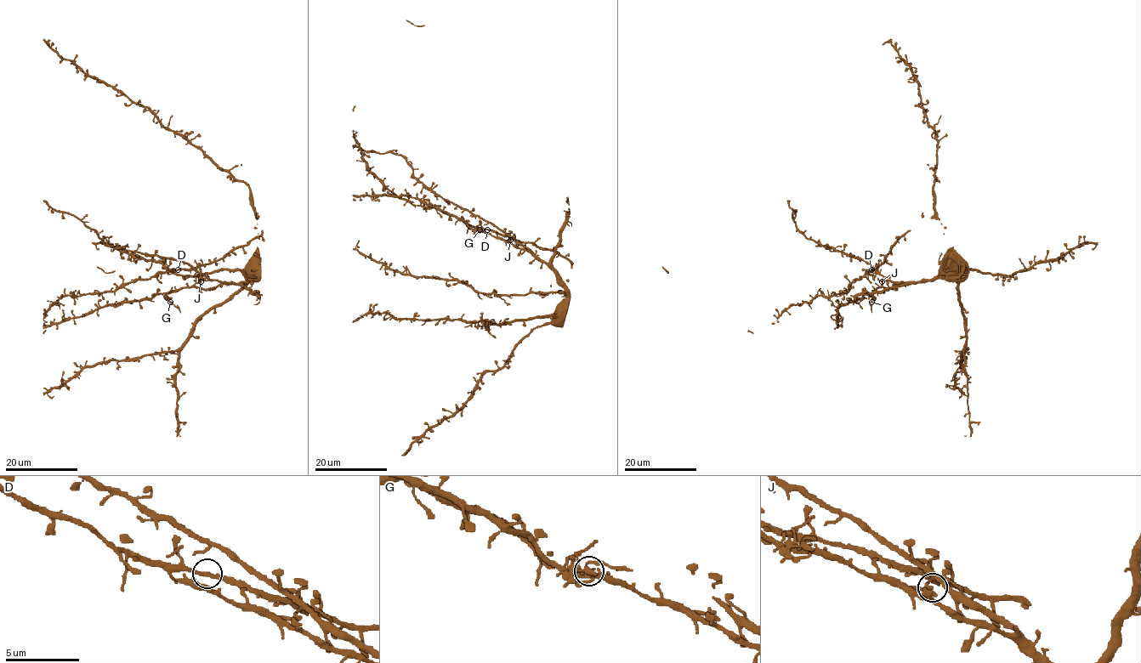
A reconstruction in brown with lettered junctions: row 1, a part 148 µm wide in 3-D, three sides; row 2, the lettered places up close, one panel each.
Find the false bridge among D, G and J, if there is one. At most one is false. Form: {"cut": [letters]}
{"cut": []}

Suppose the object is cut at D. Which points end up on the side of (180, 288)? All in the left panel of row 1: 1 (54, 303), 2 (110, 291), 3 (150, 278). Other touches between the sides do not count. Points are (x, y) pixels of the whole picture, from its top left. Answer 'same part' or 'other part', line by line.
1: other part
2: other part
3: other part

